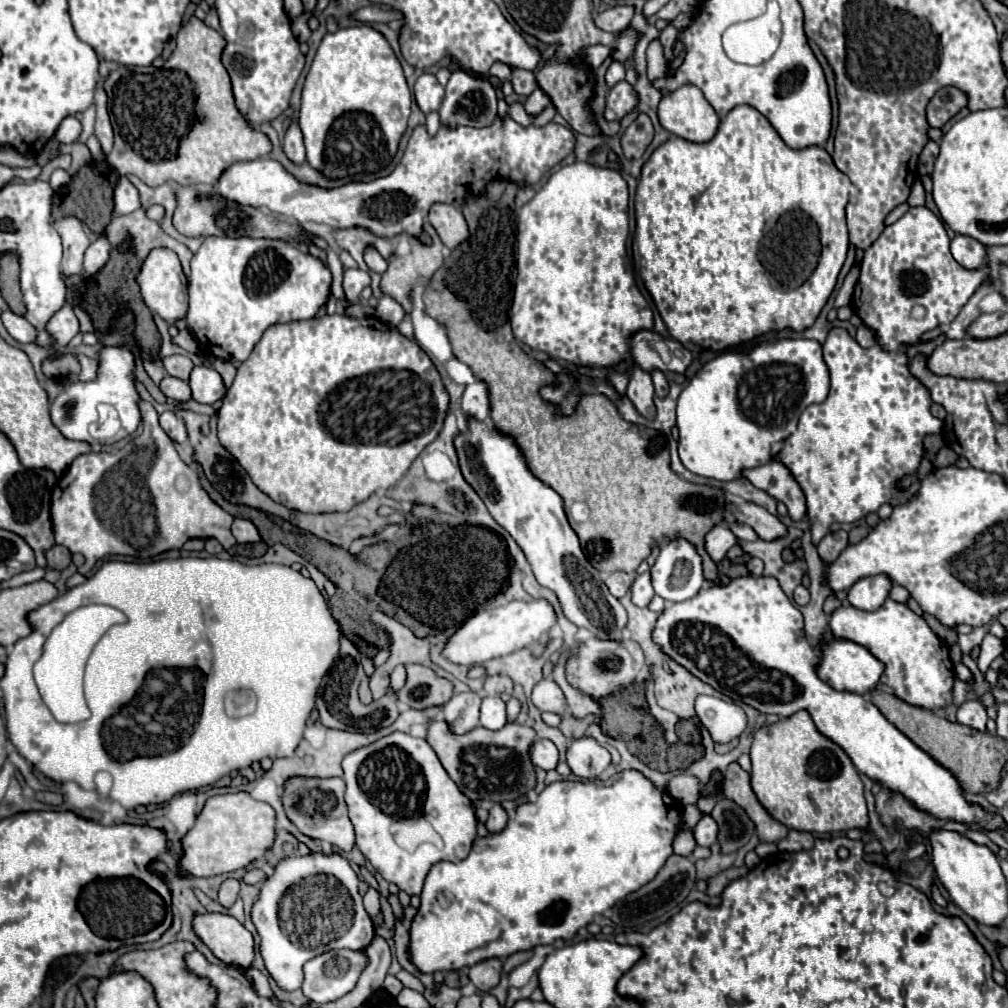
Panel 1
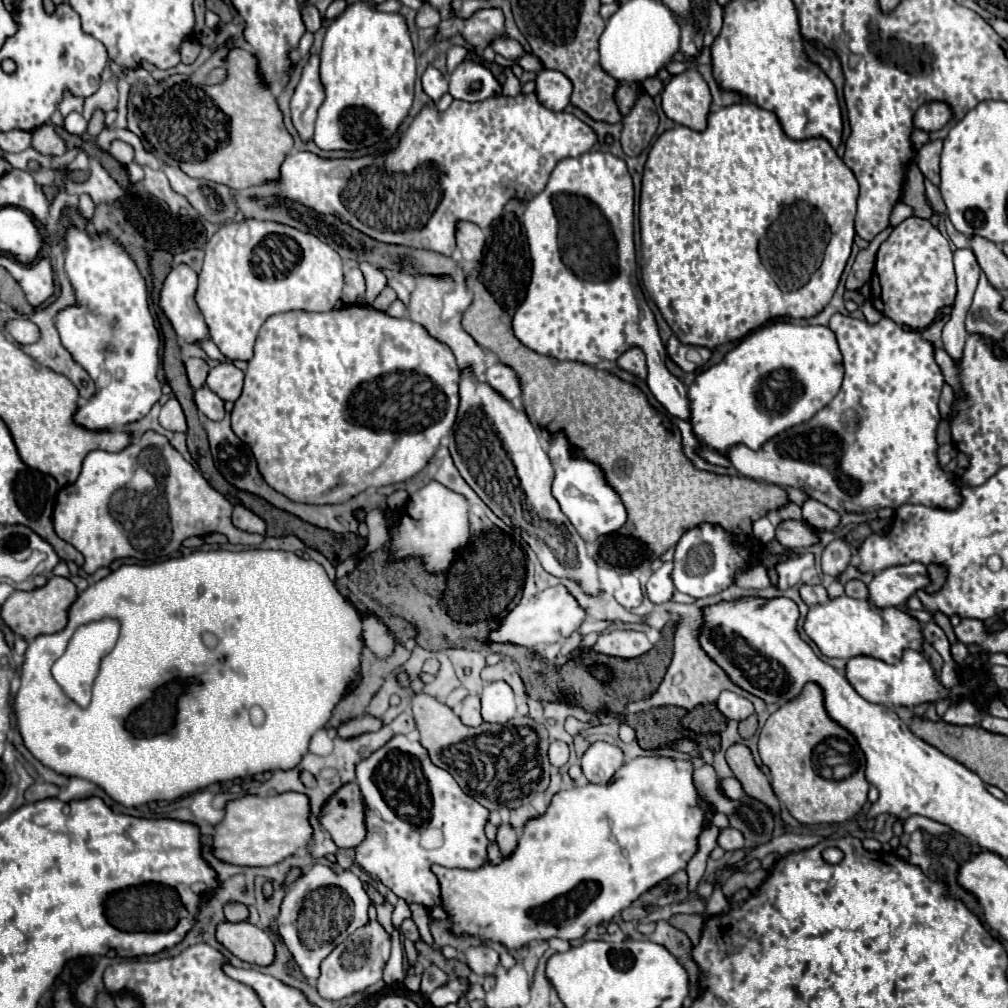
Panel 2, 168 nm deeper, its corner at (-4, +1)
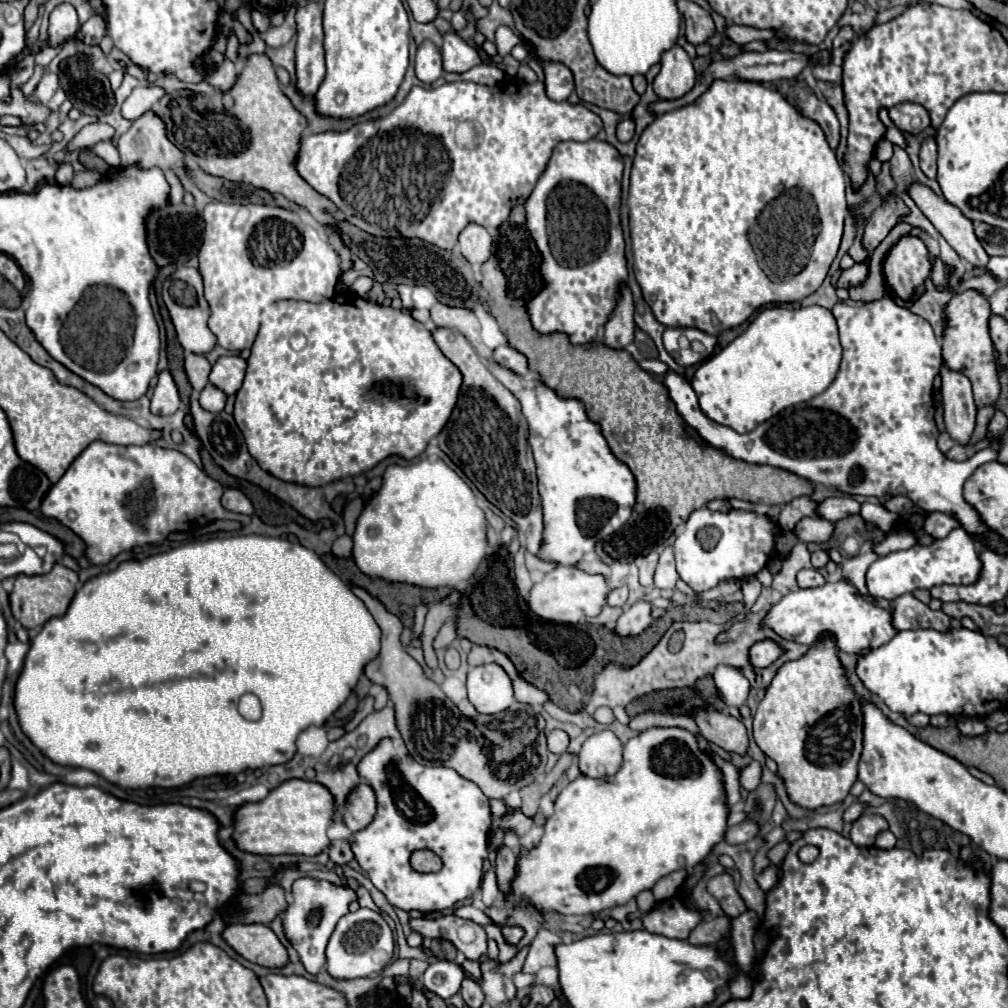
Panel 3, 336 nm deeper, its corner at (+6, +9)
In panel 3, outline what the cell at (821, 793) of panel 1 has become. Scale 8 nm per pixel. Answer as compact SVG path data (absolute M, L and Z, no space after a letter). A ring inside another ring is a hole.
M830 636L816 642L800 660L784 664L774 676L766 696L758 704L754 716L754 740L760 750L778 764L778 776L784 780L788 798L808 810L842 802L852 784L858 780L858 760L862 752L862 710L860 700L848 686L838 662L838 648Z

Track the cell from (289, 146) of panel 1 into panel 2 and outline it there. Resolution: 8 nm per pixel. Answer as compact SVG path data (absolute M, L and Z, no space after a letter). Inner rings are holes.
M312 54L304 66L302 78L292 96L292 122L302 140L310 140L314 134L314 120L320 104L324 102L324 86L320 80L320 56Z

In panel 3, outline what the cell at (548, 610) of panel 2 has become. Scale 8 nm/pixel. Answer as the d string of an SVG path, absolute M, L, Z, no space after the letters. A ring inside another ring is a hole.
M556 566L544 580L532 586L528 596L528 608L536 612L542 620L556 620L560 624L576 624L588 616L598 616L606 604L608 584L602 576L590 576L576 566Z

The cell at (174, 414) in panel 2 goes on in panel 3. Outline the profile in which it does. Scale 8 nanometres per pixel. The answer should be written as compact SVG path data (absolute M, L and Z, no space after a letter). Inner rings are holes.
M164 370L158 376L158 384L154 388L150 410L152 410L152 414L158 414L158 416L170 416L178 408L180 408L180 396L176 390L176 384L174 384L170 372Z

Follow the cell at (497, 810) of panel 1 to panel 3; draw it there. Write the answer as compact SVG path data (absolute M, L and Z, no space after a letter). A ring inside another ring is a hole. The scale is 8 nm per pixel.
M506 844L498 846L494 870L496 870L496 876L498 876L500 892L508 892L510 890L510 882L516 876L516 856L514 856L512 848L508 848Z

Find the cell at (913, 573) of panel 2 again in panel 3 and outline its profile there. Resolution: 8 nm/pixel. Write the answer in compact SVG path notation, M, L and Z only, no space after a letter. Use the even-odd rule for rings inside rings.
M956 528L944 540L936 540L932 546L916 544L910 550L892 552L888 556L878 558L866 574L868 592L874 598L896 600L906 592L914 592L916 588L932 588L938 584L972 584L980 572L980 558L976 552L976 544L964 528Z

